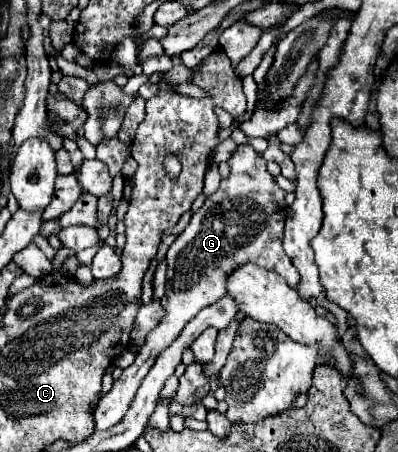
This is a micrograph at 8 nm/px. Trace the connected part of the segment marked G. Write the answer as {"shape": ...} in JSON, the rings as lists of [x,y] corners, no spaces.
{"shape":[[[240,144],[228,164],[232,168],[230,176],[220,182],[220,188],[212,196],[206,198],[204,206],[192,216],[188,228],[168,248],[166,294],[162,298],[162,308],[166,314],[156,324],[156,328],[148,332],[146,342],[140,346],[134,364],[128,366],[122,372],[120,380],[114,382],[112,390],[100,398],[100,404],[94,412],[98,430],[108,430],[124,418],[132,398],[136,396],[136,390],[140,388],[142,378],[154,366],[160,350],[168,348],[174,342],[176,334],[180,334],[180,330],[202,308],[212,306],[226,294],[226,276],[234,268],[254,262],[284,276],[288,286],[292,288],[296,288],[300,282],[298,270],[282,248],[284,218],[288,210],[284,202],[286,192],[276,186],[272,174],[266,170],[266,160],[262,158],[262,154],[258,154],[248,144]]]}

